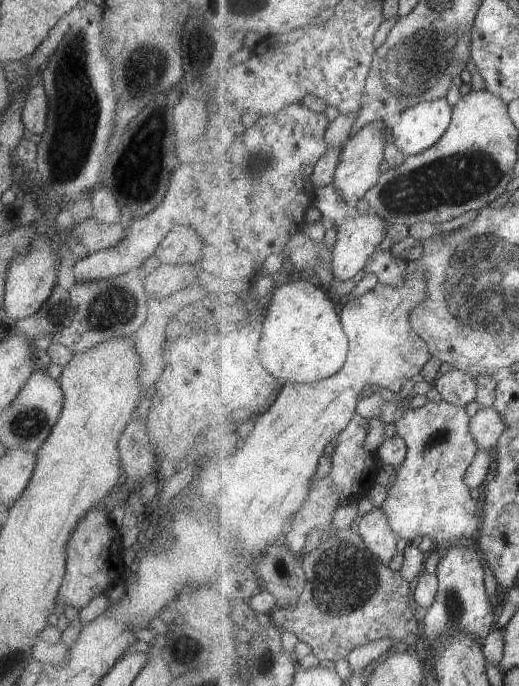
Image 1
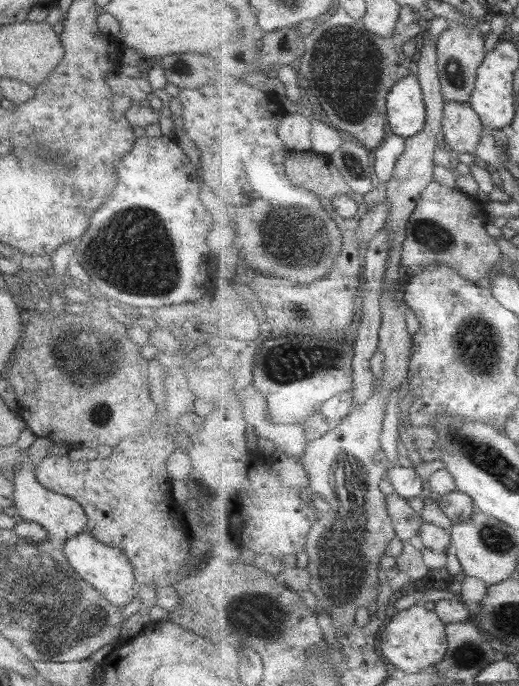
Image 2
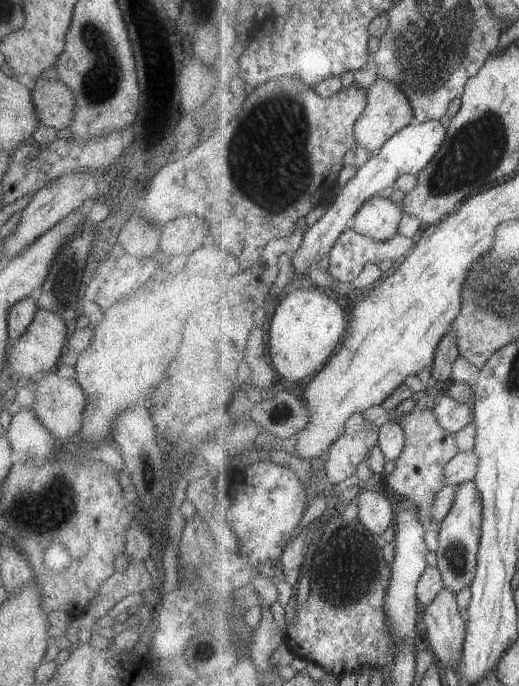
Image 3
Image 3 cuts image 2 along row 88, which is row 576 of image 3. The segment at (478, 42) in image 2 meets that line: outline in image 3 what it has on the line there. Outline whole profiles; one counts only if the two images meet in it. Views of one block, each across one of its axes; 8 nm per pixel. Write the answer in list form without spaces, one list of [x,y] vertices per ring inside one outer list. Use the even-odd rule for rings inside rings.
[[[475,480],[461,482],[450,513],[437,528],[440,541],[437,554],[437,568],[444,578],[445,589],[457,594],[471,586],[477,574],[477,555],[482,537],[484,502]]]

